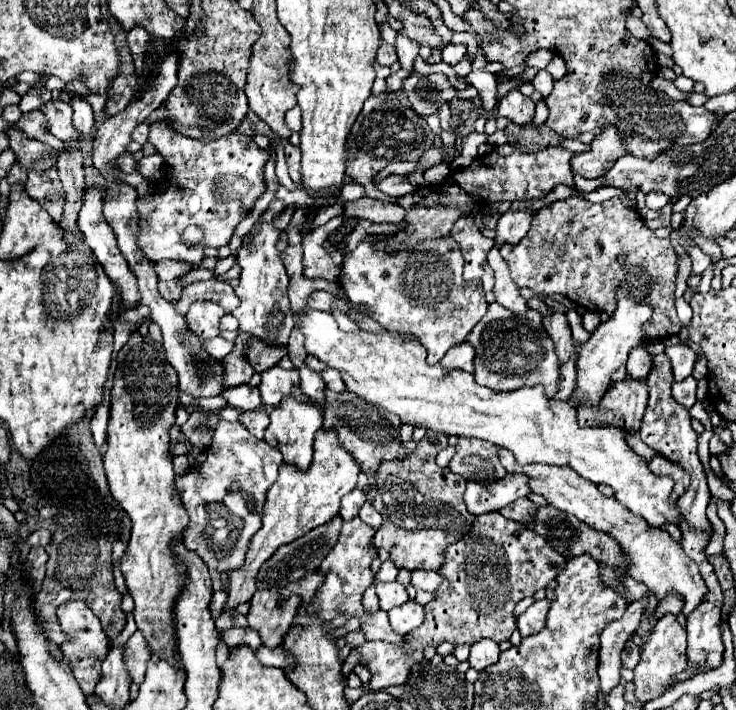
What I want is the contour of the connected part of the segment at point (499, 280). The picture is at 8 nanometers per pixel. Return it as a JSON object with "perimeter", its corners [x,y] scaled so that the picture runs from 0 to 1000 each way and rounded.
{"perimeter":[[[674,346],[663,358],[663,372],[671,380],[671,392],[674,392],[674,403],[671,403],[674,425],[682,428],[685,434],[696,437],[698,442],[709,442],[717,434],[715,423],[707,417],[704,403],[698,403],[698,397],[693,392],[693,380],[688,375],[688,366],[682,366]]]}

